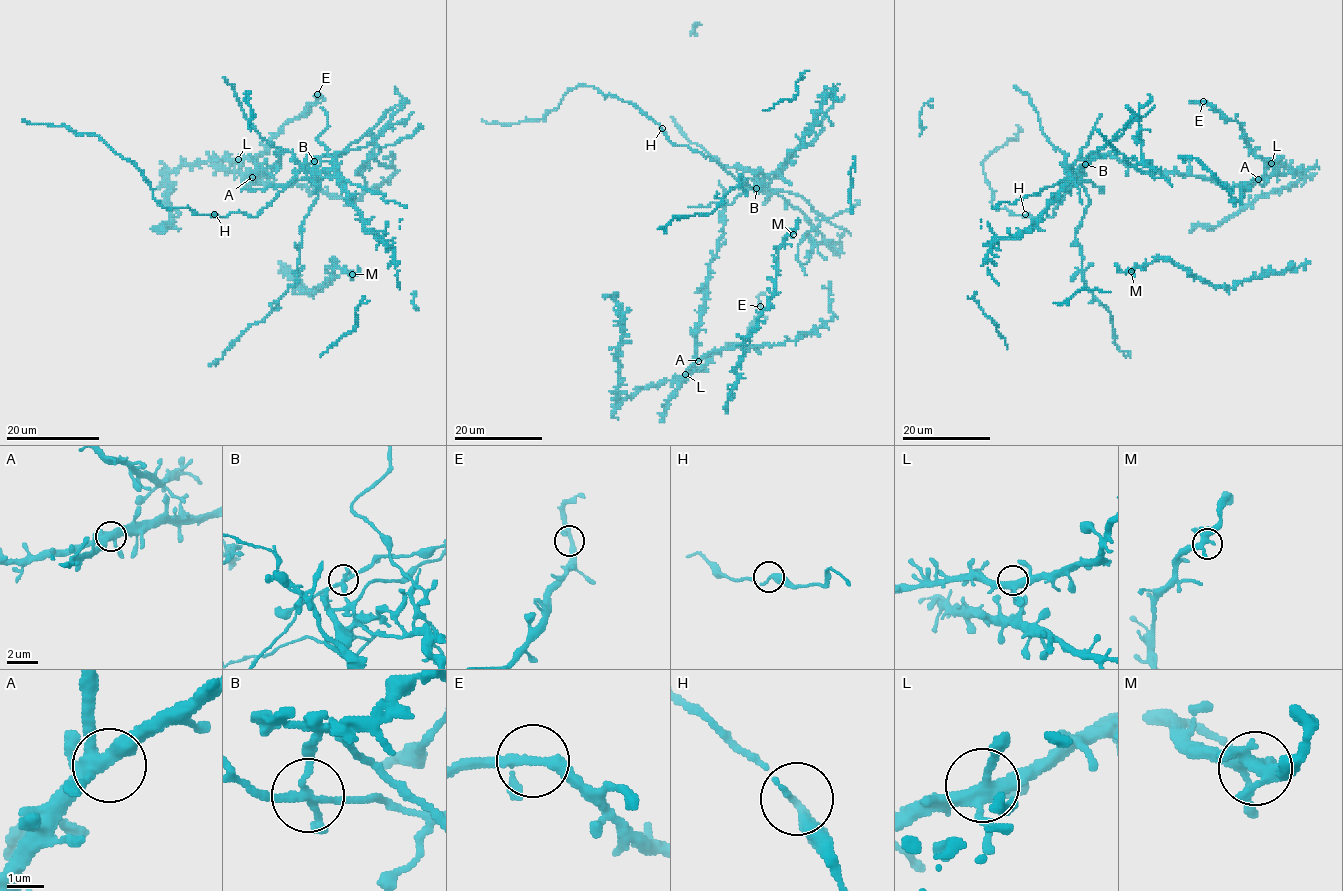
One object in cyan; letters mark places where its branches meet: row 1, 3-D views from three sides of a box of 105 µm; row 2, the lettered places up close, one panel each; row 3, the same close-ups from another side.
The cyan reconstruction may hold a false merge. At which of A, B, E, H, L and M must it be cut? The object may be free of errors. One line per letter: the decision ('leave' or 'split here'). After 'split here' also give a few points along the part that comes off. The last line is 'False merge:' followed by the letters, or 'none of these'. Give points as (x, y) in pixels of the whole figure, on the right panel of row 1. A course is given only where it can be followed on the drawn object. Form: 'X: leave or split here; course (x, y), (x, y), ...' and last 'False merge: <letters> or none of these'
A: leave
B: split here
E: leave
H: leave
L: leave
M: leave
False merge: B

